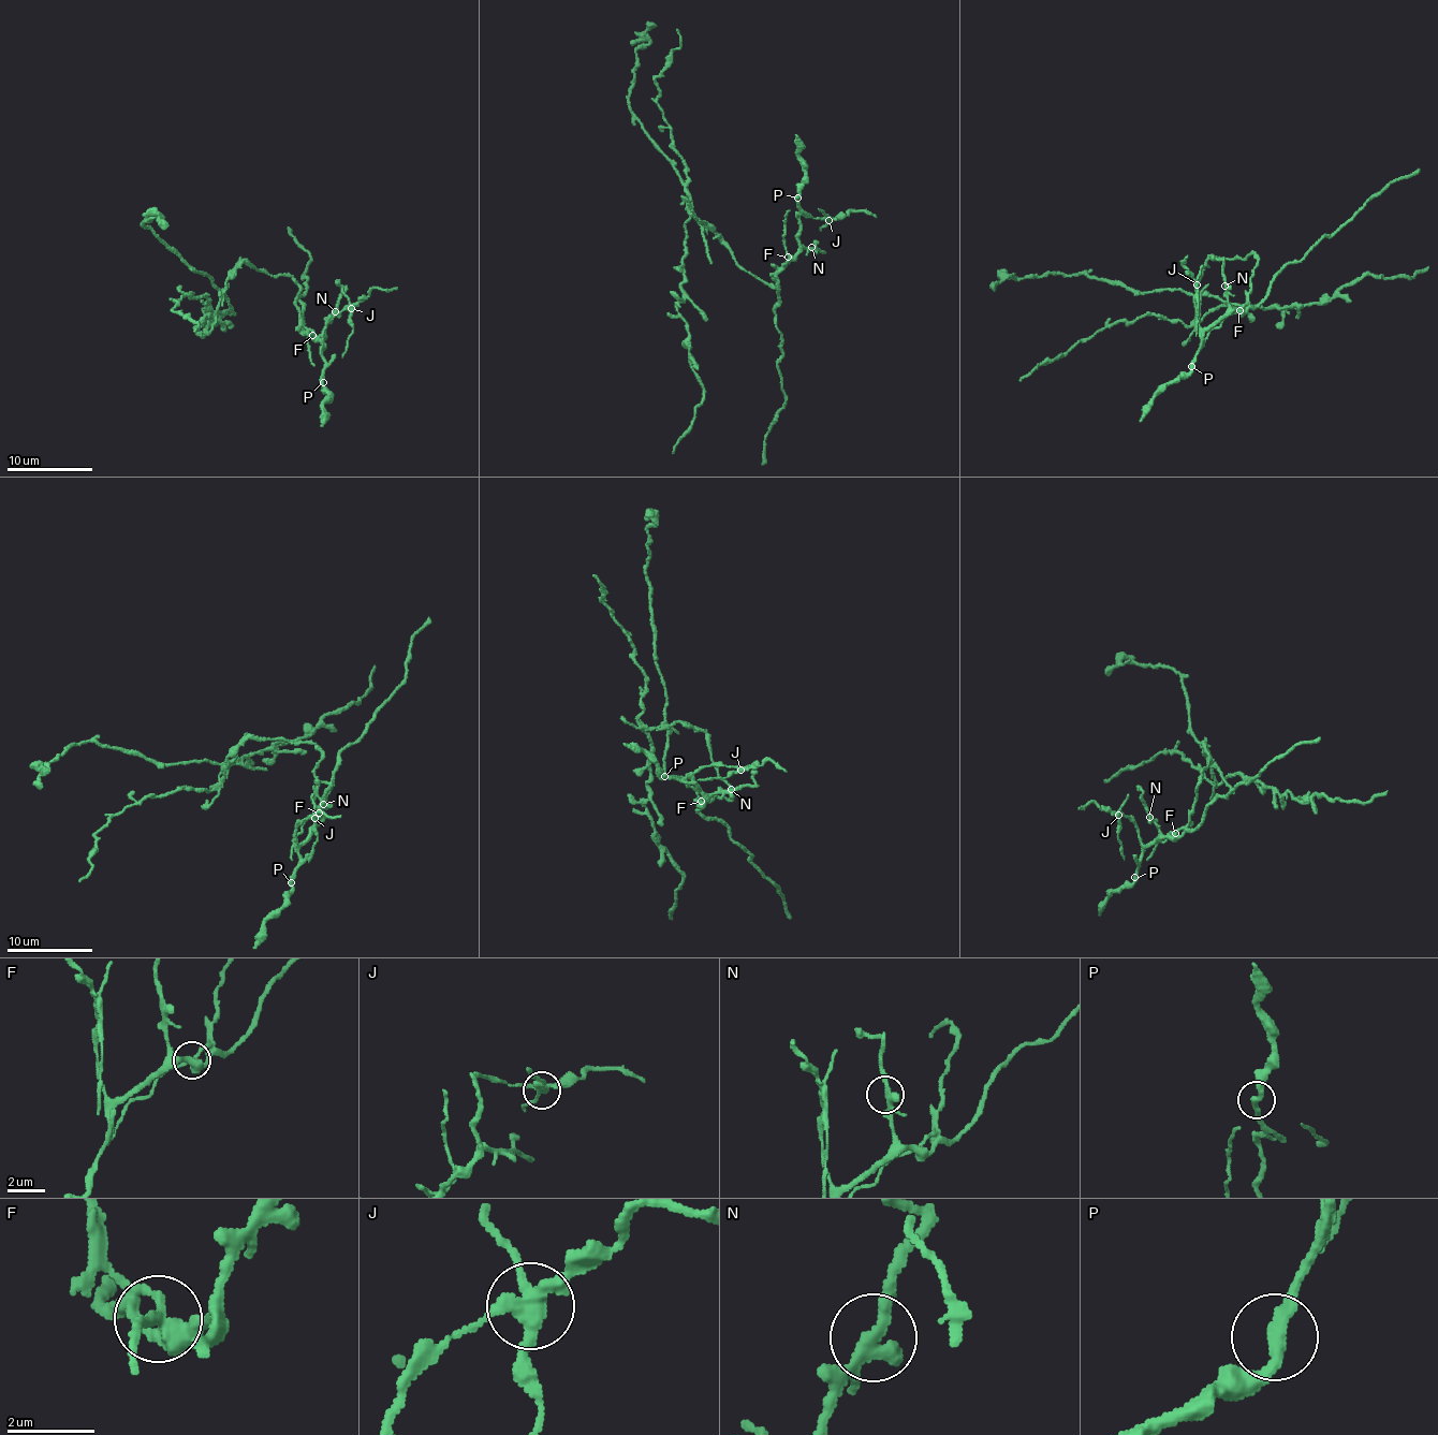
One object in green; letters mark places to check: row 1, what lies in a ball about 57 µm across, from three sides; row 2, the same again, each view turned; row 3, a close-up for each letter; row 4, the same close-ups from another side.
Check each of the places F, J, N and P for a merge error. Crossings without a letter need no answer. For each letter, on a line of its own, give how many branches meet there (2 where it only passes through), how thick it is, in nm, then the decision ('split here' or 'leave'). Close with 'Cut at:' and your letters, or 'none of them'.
F: 3 | 340 nm | split here
J: 4 | 300 nm | split here
N: 3 | 280 nm | leave
P: 2 | 300 nm | leave
Cut at: F, J

